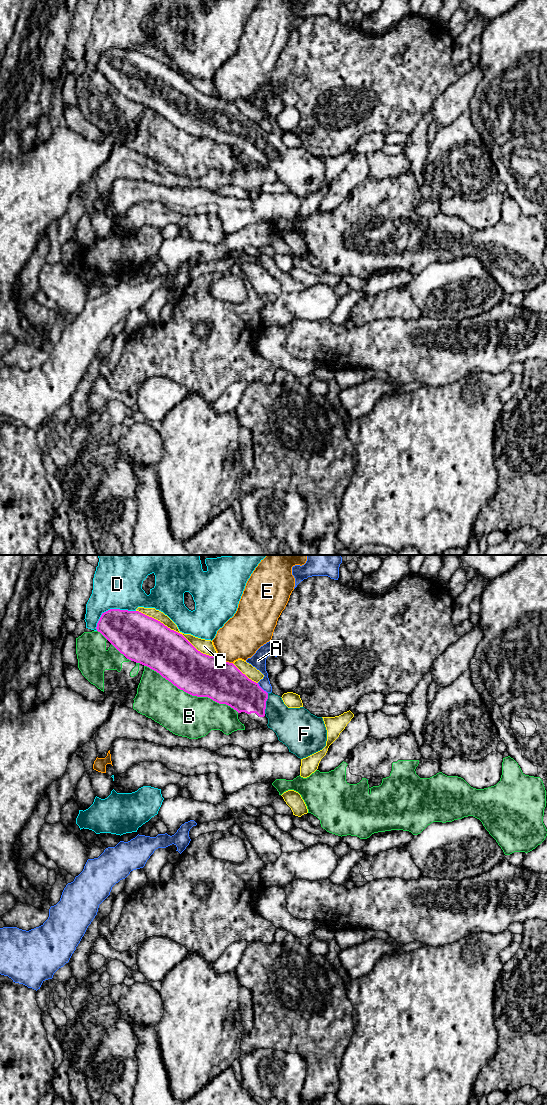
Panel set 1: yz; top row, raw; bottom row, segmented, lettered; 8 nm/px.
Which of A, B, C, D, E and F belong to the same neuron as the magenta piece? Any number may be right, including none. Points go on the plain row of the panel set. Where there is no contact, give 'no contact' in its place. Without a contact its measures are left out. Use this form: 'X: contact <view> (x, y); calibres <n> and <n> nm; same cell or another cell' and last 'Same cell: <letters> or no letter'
A: contact yz (261, 128); calibres 300 and 120 nm; another cell
B: contact yz (191, 134); calibres 340 and 340 nm; another cell
C: contact yz (175, 71); calibres 380 and 110 nm; another cell
D: contact yz (111, 49); calibres 360 and 400 nm; another cell
E: contact yz (224, 101); calibres 340 and 340 nm; another cell
F: contact yz (265, 143); calibres 280 and 260 nm; same cell
Same cell: F

